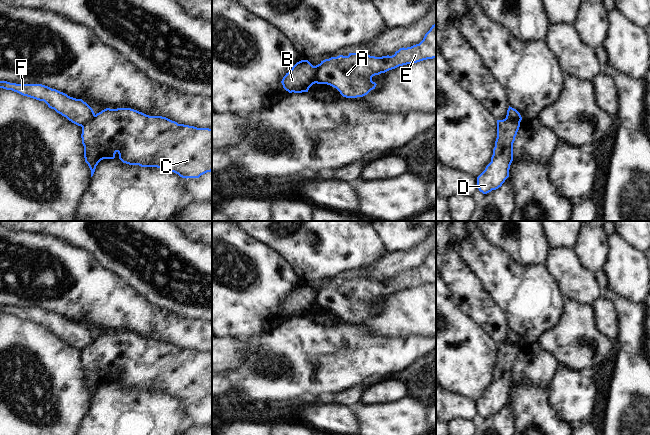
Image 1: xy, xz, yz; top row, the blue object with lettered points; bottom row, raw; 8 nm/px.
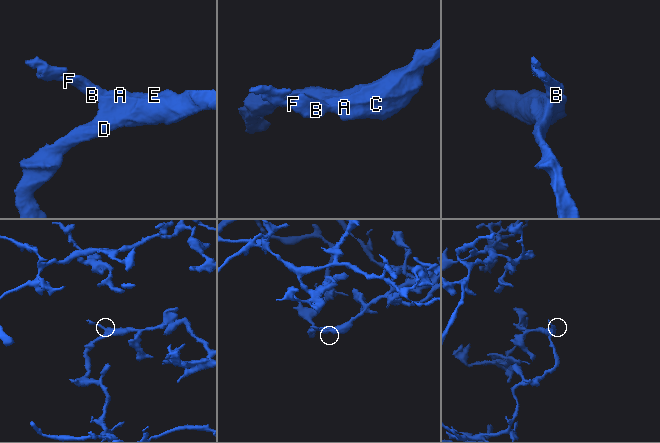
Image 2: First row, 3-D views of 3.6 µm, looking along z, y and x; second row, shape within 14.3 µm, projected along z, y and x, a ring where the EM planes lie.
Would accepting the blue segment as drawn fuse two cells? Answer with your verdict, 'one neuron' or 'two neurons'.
two neurons

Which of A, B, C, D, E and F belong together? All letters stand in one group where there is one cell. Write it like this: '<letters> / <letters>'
A C D E / B F

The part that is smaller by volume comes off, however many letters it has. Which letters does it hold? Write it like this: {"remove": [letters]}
{"remove": ["B", "F"]}

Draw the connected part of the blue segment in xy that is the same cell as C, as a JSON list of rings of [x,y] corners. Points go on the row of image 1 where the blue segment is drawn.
[[[131,108],[102,110],[82,125],[81,138],[85,162],[91,170],[91,177],[101,160],[114,159],[116,153],[119,154],[119,159],[123,163],[141,167],[166,168],[186,179],[199,178],[212,171],[212,129],[178,124],[166,117],[149,116]]]

